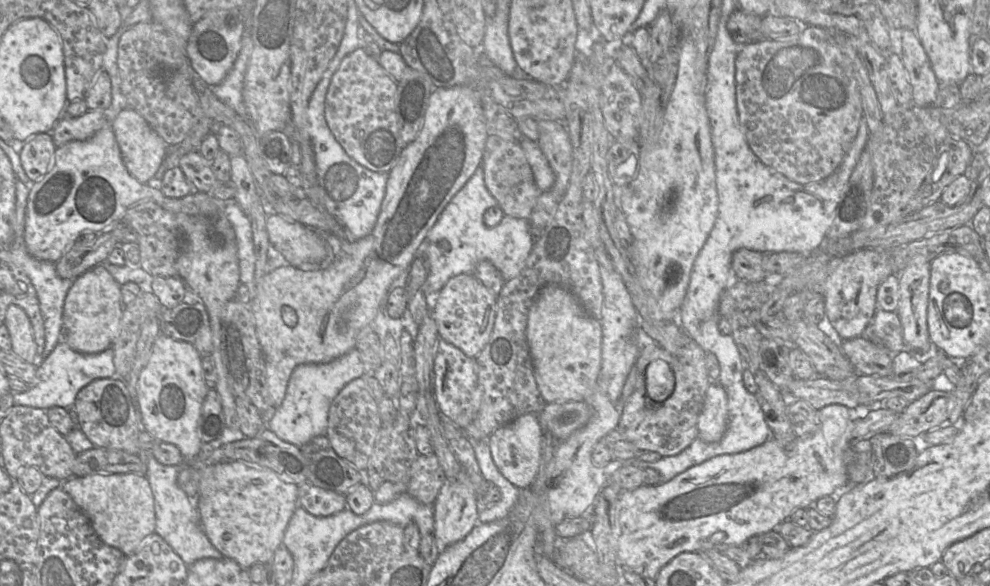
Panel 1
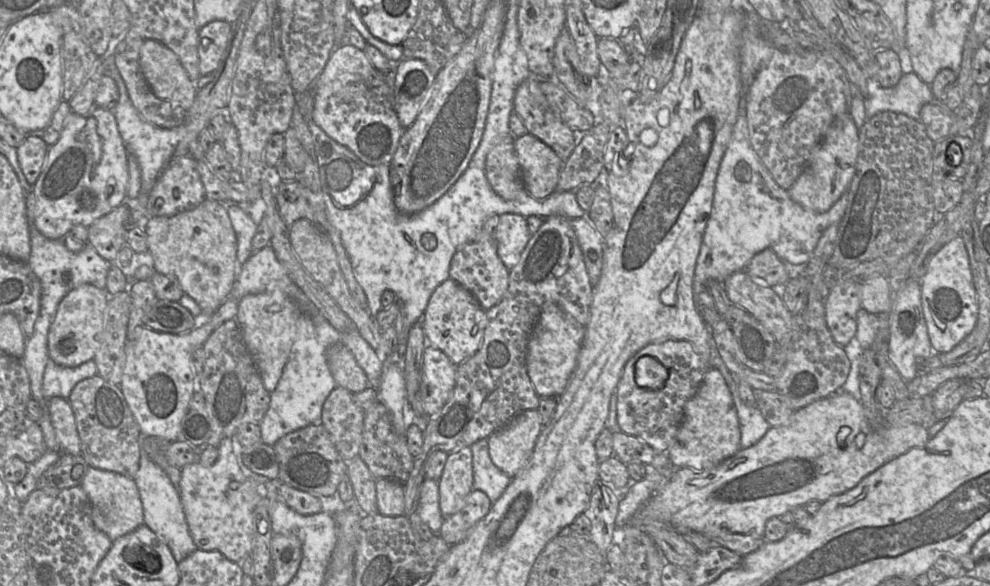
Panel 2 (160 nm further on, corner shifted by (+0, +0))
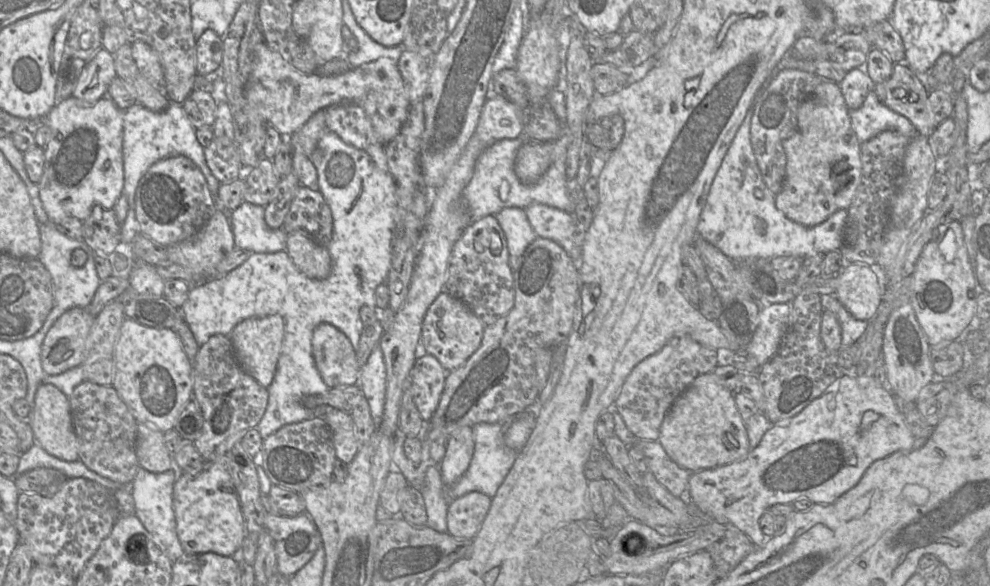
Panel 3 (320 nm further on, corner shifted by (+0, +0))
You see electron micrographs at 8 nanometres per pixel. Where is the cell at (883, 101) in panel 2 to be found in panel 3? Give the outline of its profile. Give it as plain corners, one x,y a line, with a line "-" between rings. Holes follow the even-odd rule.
874,90
867,94
860,108
849,110
849,115
860,143
886,130
897,131
910,138
918,134
912,122
882,103

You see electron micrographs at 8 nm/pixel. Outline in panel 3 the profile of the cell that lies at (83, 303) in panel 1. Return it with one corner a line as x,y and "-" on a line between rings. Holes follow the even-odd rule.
73,307
54,322
41,347
41,363
46,375
60,374
81,365
94,318
86,308

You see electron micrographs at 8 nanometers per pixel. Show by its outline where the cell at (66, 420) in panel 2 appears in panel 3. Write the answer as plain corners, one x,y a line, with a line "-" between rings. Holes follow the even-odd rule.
42,382
37,388
34,406
33,408
31,407
29,424
35,442
49,454
65,461
76,461
79,459
78,440
72,424
69,399
53,384

